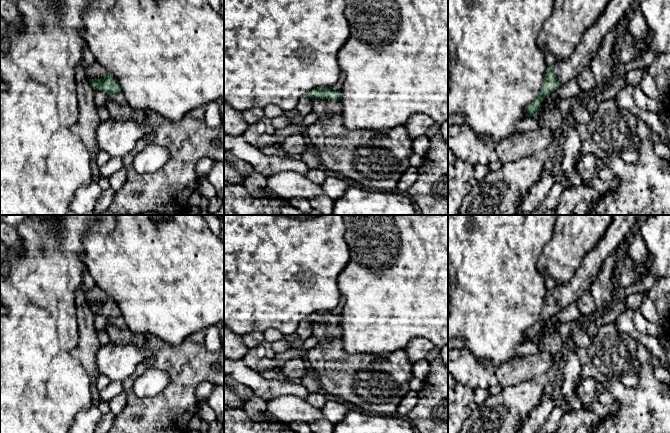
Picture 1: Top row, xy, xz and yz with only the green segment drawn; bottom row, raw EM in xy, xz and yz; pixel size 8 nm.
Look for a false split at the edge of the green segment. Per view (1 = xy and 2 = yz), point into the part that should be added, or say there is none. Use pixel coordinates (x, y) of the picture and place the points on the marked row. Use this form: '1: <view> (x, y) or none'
1: xy (96, 70)
2: yz (587, 48)

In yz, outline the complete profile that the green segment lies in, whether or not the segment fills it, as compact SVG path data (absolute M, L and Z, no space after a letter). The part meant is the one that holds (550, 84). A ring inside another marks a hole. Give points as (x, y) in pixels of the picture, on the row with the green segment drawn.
M610 0L596 22L582 36L574 53L566 60L548 66L539 97L526 108L526 117L540 109L542 101L570 79L577 77L589 66L605 35L624 17L637 0Z

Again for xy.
M98 62L87 66L86 74L94 90L101 90L107 95L122 92L119 81Z

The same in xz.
M317 88L308 93L312 99L312 111L318 115L319 120L328 119L342 113L342 106L338 102L340 91L329 88Z

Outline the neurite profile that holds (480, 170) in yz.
M484 164L474 165L474 178L478 181L481 180L490 170Z

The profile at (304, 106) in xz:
M309 95L302 96L297 105L296 109L298 112L298 119L303 118L304 116L308 115L312 112L312 99L309 97Z

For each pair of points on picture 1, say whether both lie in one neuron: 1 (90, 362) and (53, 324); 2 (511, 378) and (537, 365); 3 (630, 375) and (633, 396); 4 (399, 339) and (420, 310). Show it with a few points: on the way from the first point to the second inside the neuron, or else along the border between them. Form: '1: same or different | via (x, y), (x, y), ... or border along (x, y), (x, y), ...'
1: different | border along (77, 324), (77, 345), (72, 356), (84, 369)
2: same | via (517, 372), (531, 365)
3: different | border along (640, 364), (636, 385), (610, 380)
4: same | via (399, 332), (413, 317)

